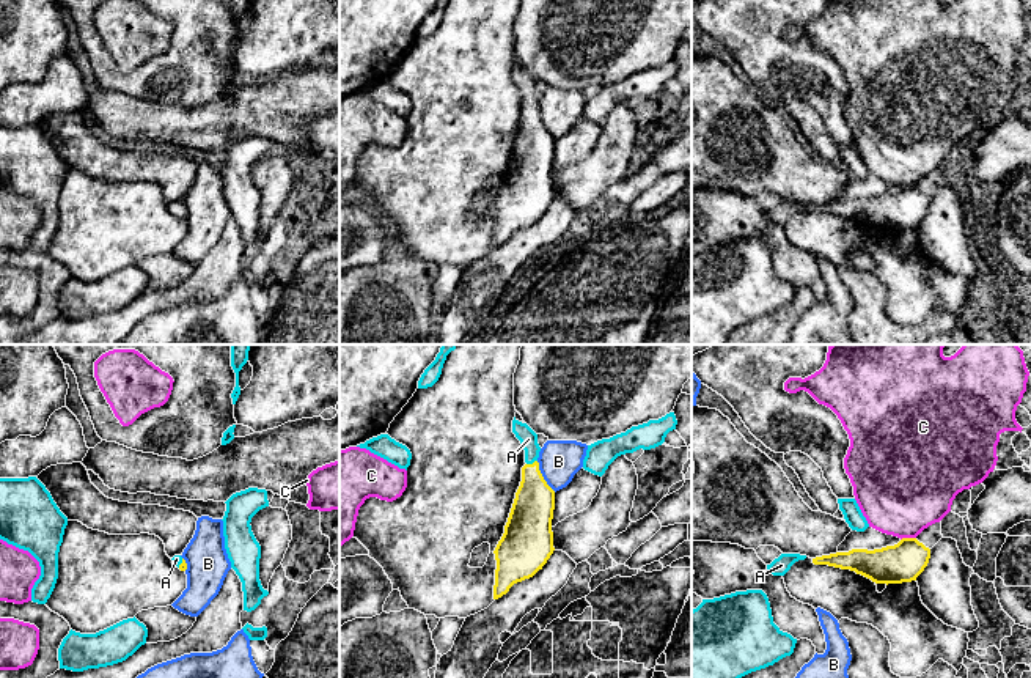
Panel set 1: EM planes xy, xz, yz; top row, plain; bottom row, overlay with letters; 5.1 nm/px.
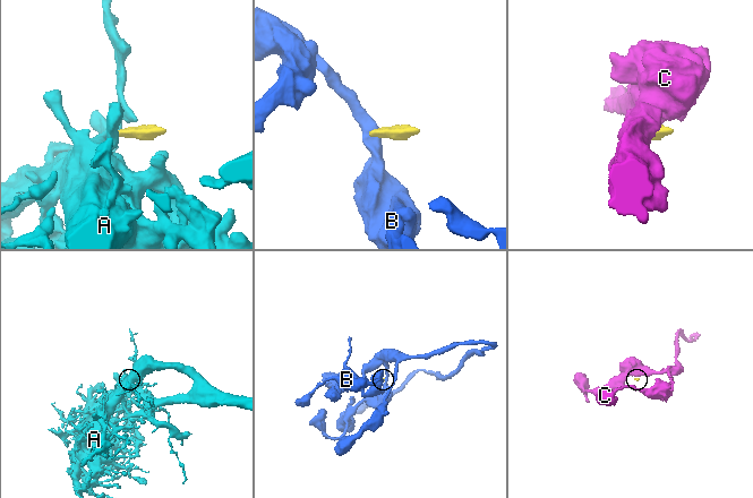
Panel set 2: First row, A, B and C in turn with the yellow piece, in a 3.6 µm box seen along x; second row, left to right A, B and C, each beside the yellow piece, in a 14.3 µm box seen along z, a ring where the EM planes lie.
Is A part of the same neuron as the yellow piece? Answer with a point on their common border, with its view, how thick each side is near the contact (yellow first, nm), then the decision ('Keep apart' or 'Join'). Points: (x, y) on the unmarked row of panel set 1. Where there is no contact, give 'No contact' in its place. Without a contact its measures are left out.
Touches yellow at xz (533, 110). Thickness 220 nm (yellow) against 90 nm. Join

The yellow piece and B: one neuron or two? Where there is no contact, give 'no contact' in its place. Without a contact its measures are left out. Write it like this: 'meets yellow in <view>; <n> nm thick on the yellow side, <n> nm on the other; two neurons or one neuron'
meets yellow in xz; 220 nm thick on the yellow side, 200 nm on the other; two neurons

